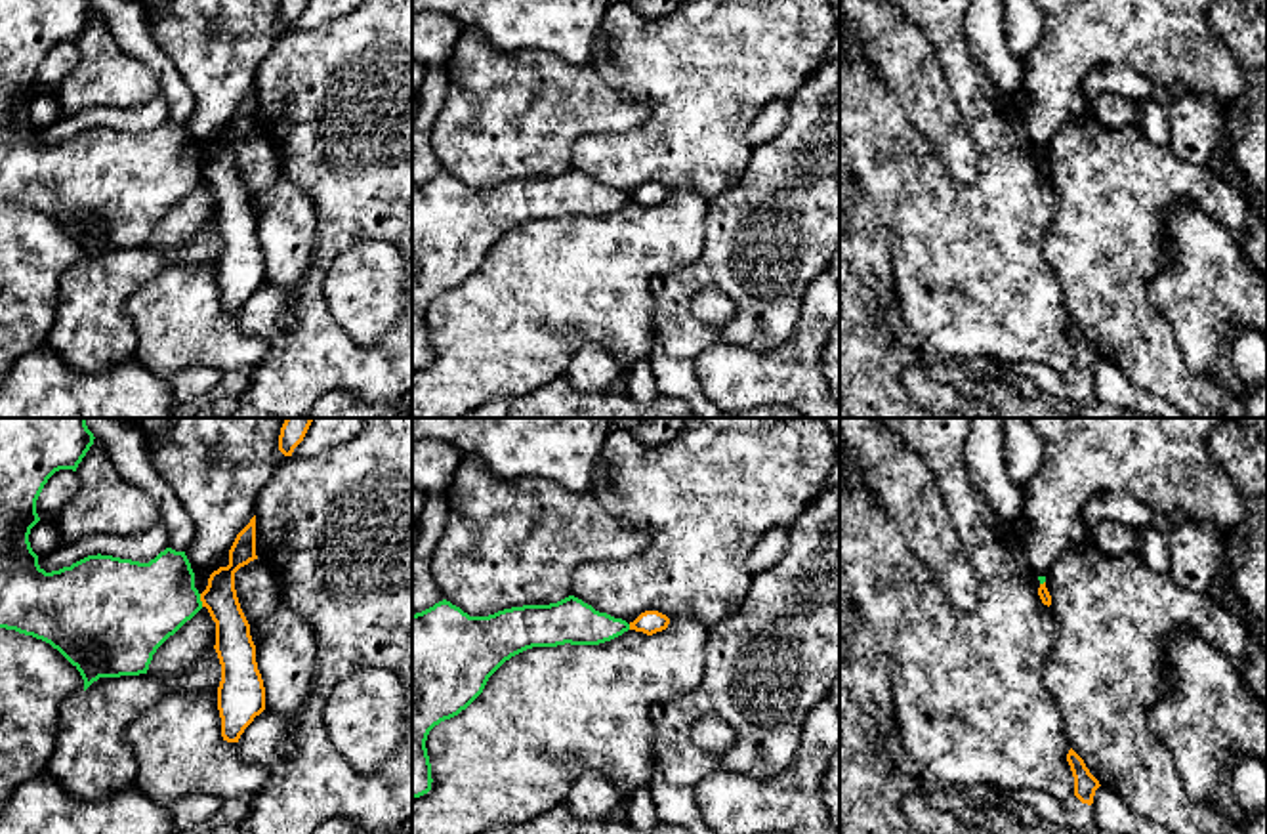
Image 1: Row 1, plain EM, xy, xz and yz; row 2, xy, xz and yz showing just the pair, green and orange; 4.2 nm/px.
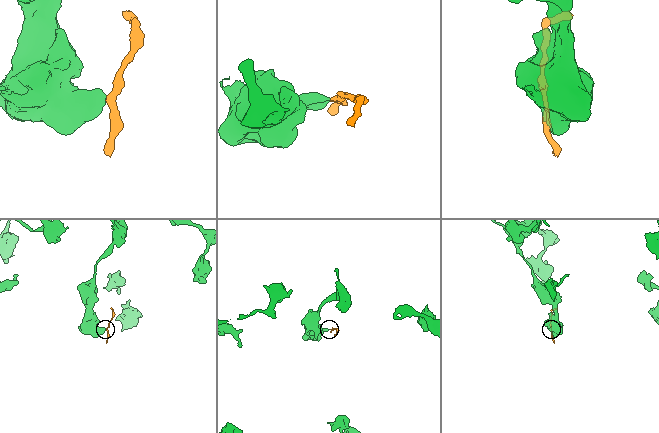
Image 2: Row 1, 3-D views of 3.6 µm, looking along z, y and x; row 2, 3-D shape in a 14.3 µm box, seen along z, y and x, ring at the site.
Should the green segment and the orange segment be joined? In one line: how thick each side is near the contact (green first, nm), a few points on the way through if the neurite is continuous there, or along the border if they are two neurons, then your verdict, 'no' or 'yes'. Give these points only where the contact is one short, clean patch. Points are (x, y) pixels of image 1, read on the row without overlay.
calibres 360 and 160 nm; border xy (199, 166), (203, 178); no

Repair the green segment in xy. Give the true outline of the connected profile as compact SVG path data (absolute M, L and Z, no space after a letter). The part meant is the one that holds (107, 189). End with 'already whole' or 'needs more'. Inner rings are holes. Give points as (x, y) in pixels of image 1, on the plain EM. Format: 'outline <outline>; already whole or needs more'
outline M0 0L0 200L15 202L19 206L32 208L36 212L50 216L80 244L84 252L84 263L99 250L147 246L156 221L202 181L200 166L195 160L195 145L191 141L191 136L185 124L176 124L172 120L166 120L149 136L97 126L97 128L88 128L73 136L71 139L63 139L52 145L46 145L38 137L38 128L32 124L29 115L31 101L40 94L36 86L36 73L44 57L55 44L59 42L76 44L78 36L93 17L93 11L95 10L88 0Z; already whole

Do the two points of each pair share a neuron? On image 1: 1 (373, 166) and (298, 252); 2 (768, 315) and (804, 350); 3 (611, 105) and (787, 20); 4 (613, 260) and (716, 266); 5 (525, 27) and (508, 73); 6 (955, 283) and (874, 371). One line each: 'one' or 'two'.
1: two
2: two
3: two
4: two
5: two
6: two

